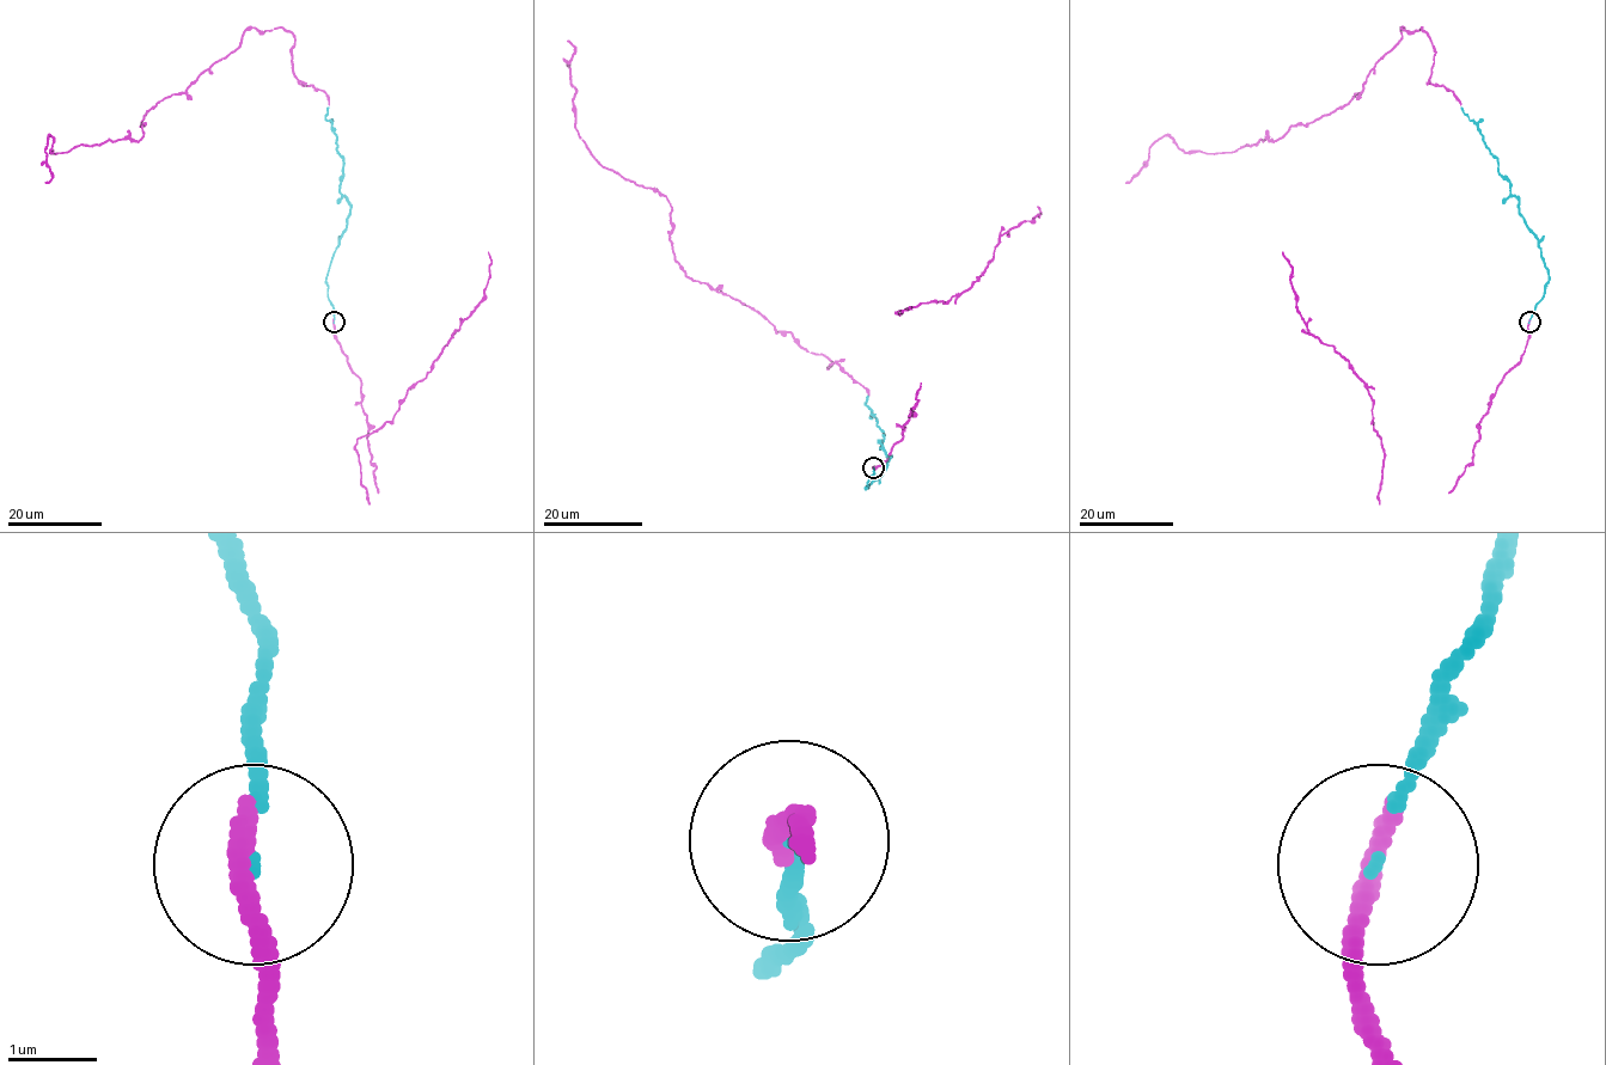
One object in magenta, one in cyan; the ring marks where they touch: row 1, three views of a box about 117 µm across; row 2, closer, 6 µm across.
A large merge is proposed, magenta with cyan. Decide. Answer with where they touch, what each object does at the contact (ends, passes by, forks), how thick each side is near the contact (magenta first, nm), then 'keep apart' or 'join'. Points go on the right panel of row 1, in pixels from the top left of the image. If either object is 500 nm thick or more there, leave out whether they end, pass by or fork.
place (1530, 322); magenta ends; cyan ends; calibres 260 and 80 nm; join

